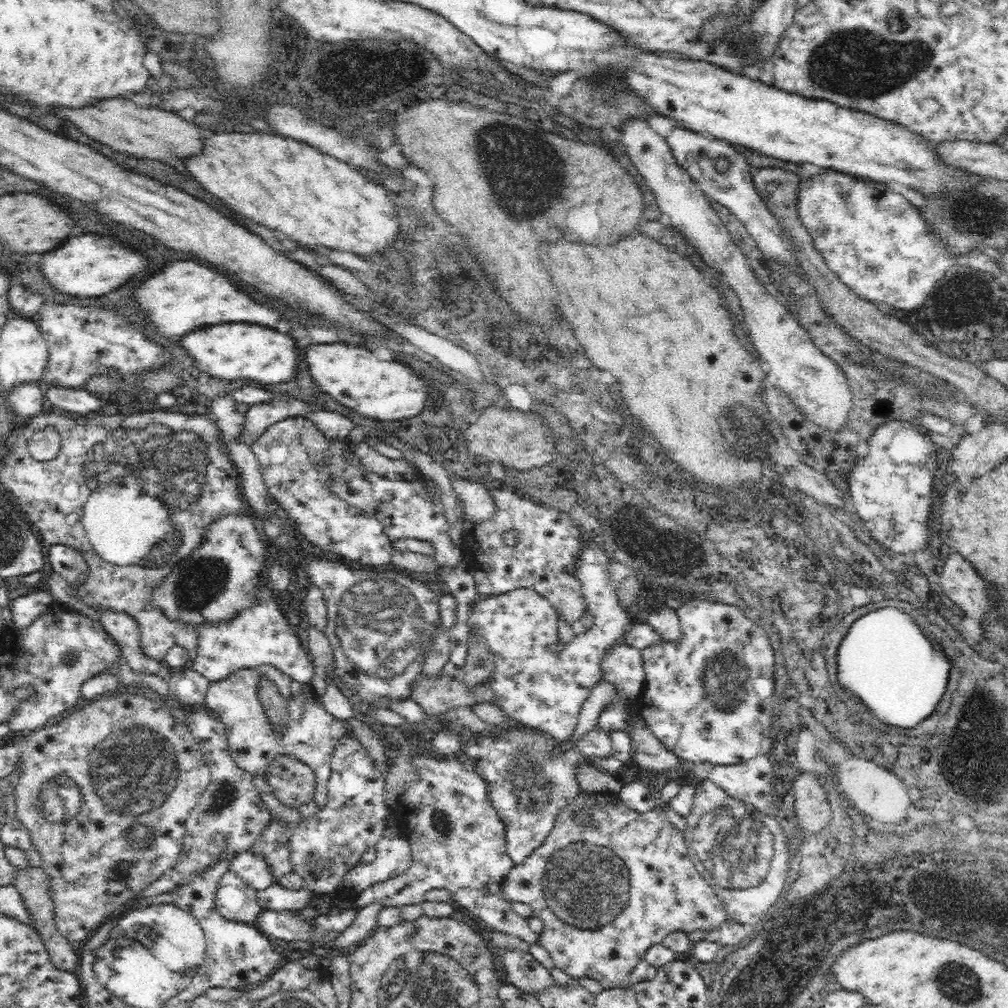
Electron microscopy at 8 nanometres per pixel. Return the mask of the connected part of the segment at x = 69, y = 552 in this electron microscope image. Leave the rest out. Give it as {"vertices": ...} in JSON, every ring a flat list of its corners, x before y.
{"vertices":[[53,544,48,554,53,570,67,579,69,584,84,583,89,568,77,548,70,544]]}

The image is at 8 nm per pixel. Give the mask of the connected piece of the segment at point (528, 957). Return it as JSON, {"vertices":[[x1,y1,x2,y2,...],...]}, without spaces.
{"vertices":[[507,952,503,962,510,982,529,995,543,995,555,984,552,972,538,964,530,952]]}

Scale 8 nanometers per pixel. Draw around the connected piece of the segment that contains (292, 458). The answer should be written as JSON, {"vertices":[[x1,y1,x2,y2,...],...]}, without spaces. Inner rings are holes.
{"vertices":[[298,415,295,417,288,416,286,418,282,418,278,420,278,422,274,422,268,426,267,430,257,438,257,440,250,445,250,449,252,449,252,453,258,462,260,463,260,468,267,484,269,493,273,496,275,500,275,507,285,513,287,513,291,518,293,518,299,526,299,532,302,533,302,536,306,538,306,540,310,541,310,544,314,544,314,546,318,546,318,548,322,548,324,552,334,552,334,554,342,555,344,558,351,560,353,562,360,562,360,564,370,564,370,565,381,565,388,564,393,560,393,554,395,553,394,547,392,546,391,538,385,533,385,528,383,524,376,520,374,517,370,517,366,513,348,505,348,503,344,503,344,501,336,498,336,496,332,495,332,493,328,492,328,489,324,487,324,480,332,476,333,473,341,470,341,453,347,448,346,442,329,442,323,435,320,430,317,430,312,422,308,421,308,419,304,418,304,415]]}

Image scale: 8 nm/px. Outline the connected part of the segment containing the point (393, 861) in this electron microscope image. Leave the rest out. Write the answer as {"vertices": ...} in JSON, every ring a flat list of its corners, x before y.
{"vertices":[[388,828,384,838,380,840,376,845,376,859,373,862,367,864,358,864,353,869,345,874,345,881,338,889,346,889,350,891,352,895,368,886,383,883,385,880,396,878,399,874,402,874,405,870,410,868,412,864,413,854,412,846,408,842,408,838,402,834,402,830,398,828]]}

